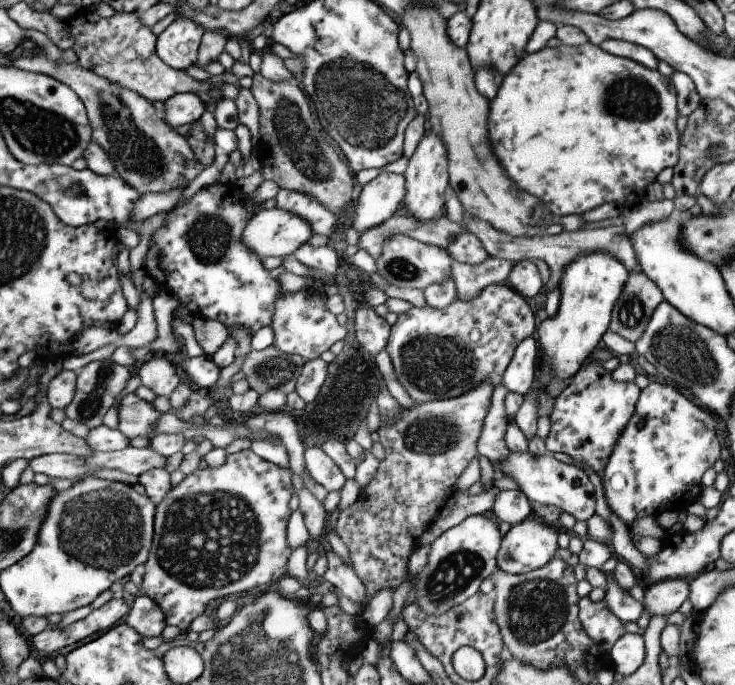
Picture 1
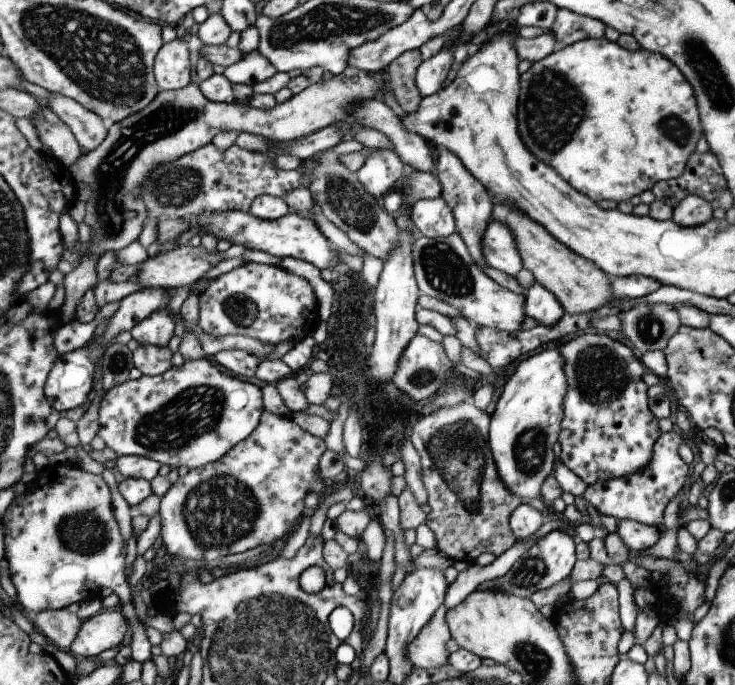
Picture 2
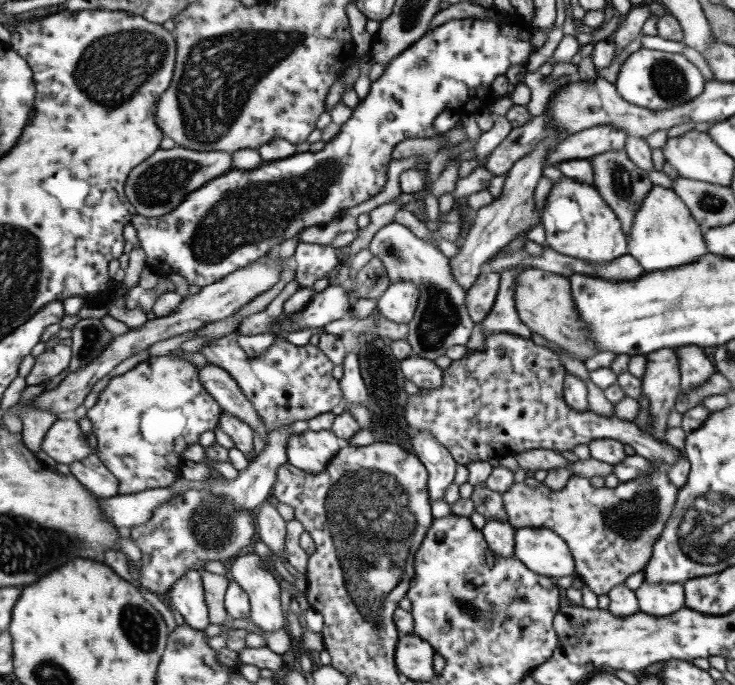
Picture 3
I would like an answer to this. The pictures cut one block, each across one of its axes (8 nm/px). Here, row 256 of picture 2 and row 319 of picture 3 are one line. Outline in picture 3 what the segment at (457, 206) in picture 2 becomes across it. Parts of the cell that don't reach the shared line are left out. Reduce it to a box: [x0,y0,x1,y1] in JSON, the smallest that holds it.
[465,270,499,324]

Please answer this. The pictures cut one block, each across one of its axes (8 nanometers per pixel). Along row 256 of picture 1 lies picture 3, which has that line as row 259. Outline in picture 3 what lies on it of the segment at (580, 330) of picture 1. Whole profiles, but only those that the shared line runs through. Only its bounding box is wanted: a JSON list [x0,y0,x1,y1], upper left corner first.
[539,178,627,264]

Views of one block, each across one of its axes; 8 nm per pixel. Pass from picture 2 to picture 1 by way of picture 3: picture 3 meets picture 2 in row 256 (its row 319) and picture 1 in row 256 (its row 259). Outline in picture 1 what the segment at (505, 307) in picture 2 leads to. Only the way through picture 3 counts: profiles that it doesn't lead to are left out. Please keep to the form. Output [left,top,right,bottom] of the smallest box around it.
[375,234,451,290]

